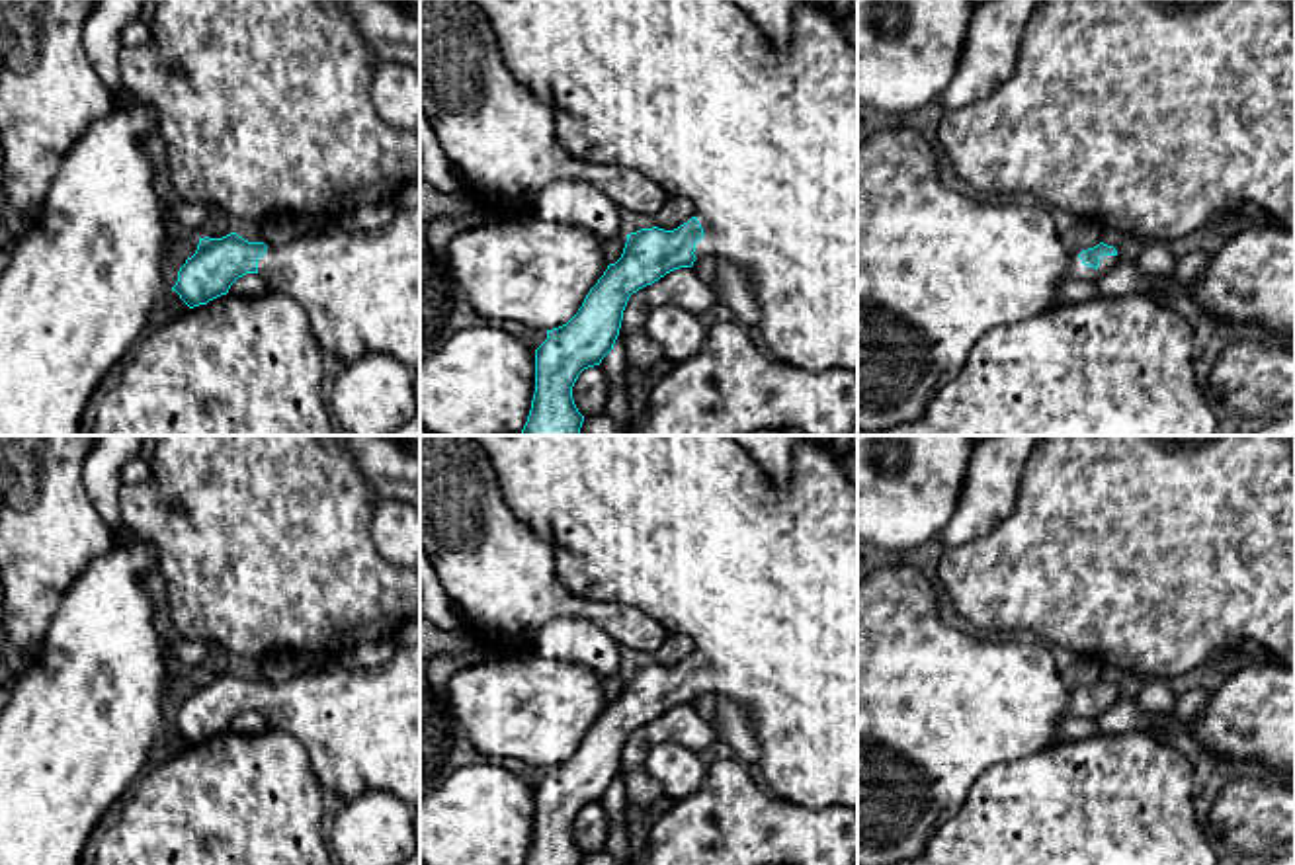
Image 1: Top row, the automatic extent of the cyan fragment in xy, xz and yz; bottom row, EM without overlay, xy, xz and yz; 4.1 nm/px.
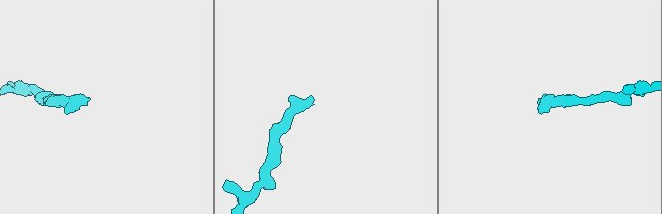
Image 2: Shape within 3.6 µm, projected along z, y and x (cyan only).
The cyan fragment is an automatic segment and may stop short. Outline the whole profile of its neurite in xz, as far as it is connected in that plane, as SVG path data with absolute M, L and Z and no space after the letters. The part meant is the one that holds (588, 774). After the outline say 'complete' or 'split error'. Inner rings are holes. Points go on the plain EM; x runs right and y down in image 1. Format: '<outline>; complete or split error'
M731 435L473 437L488 455L508 506L523 523L553 545L555 570L568 592L588 599L635 605L648 613L670 635L689 637L695 646L695 652L674 668L652 664L627 672L621 695L607 703L578 750L566 762L547 767L547 777L535 787L535 830L523 865L582 865L584 853L574 842L572 824L584 806L600 803L613 787L629 734L674 707L691 705L701 693L736 701L754 722L762 744L762 758L754 771L764 787L772 789L779 799L807 808L840 804L857 812L857 486L846 478L840 457L828 445L816 435L803 435L793 455L793 478L787 484L775 484Z; split error

